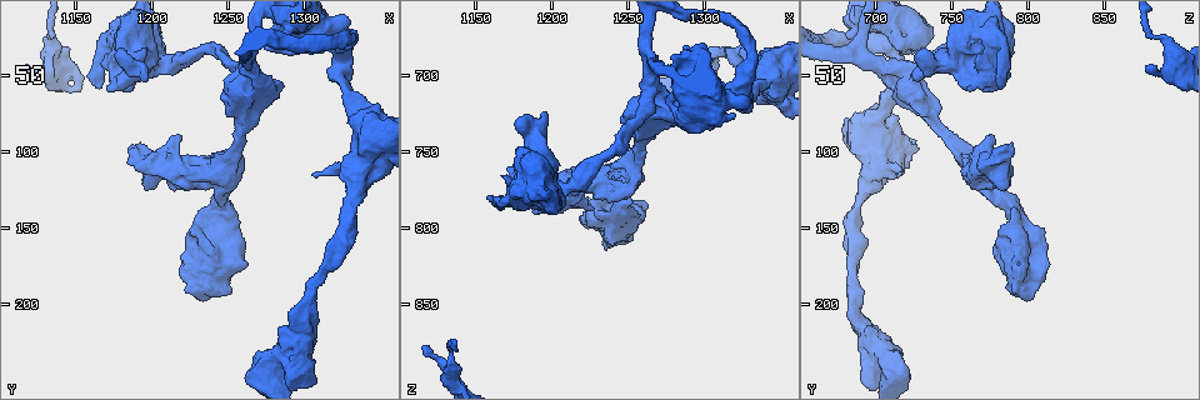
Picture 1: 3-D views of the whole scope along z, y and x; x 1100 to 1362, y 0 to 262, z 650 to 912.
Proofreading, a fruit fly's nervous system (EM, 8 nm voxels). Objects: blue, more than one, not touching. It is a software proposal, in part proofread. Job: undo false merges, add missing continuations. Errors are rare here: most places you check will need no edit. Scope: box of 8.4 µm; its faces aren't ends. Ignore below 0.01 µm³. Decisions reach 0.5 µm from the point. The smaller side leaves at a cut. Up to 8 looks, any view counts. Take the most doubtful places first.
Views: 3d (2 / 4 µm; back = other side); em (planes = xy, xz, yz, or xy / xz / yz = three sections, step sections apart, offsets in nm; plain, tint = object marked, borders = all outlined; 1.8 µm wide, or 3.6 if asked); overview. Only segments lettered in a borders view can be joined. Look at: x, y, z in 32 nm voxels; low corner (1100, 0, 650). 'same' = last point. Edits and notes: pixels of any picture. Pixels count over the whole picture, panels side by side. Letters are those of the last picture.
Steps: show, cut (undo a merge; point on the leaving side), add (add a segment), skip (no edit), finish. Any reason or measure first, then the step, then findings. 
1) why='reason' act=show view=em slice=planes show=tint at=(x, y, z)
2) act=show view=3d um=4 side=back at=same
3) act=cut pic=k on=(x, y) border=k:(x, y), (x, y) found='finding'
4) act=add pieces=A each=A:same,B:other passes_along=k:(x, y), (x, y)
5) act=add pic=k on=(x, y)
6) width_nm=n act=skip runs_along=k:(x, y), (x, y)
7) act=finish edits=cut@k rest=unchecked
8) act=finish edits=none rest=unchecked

act=show view=em um=3.6 slice=yz step=16 show=borders at=(1262, 48, 720)

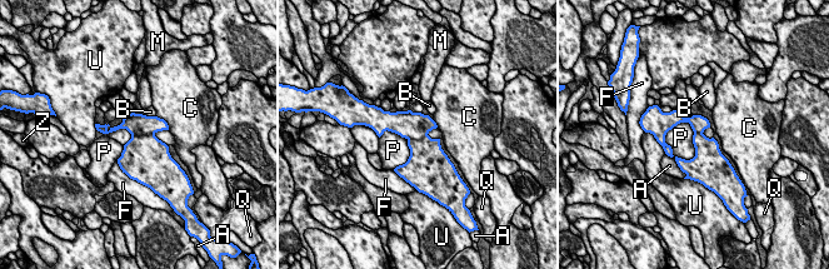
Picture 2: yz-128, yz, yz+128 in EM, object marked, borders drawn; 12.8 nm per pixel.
act=skip each=A:other,B:other,C:other,F:other,M:other,P:other,Q:other,U:other,Z:other border=2:(688, 121), (694, 155), (685, 160) found='continuous, no second neuron'

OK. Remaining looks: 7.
why='sudden change in width' act=show view=em slice=planes show=borders at=(1338, 102, 702)

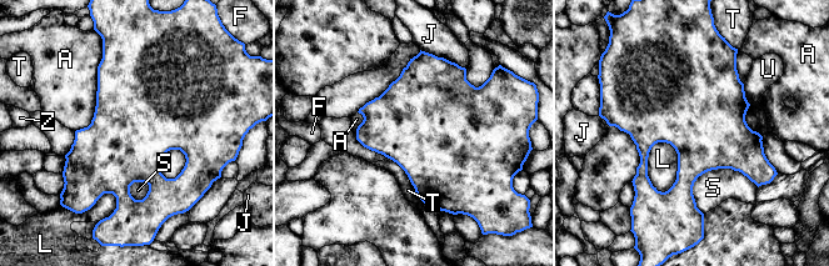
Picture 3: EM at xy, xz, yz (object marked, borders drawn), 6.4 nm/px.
longest_contact=A:550nm act=skip each=A:other,F:other,J:other,L:other,S:other,T:other,U:other,Z:other border=3:(658, 141), (648, 177), (664, 192) found='continuous, no second neuron'

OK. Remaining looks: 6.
why='thin neck' act=show view=em um=3.6 slice=yz step=16 show=tint at=(1252, 108, 760)

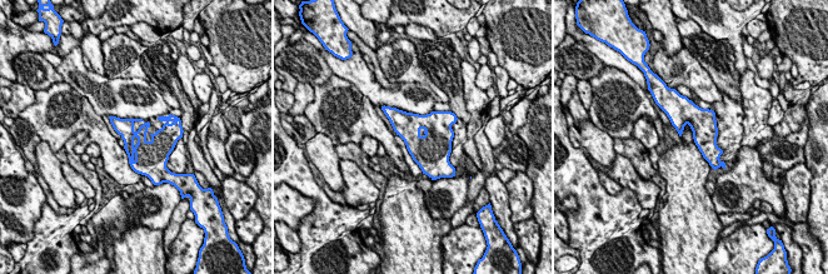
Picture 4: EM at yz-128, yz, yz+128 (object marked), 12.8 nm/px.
why='another direction' act=show view=em um=3.6 slice=planes show=borders at=same

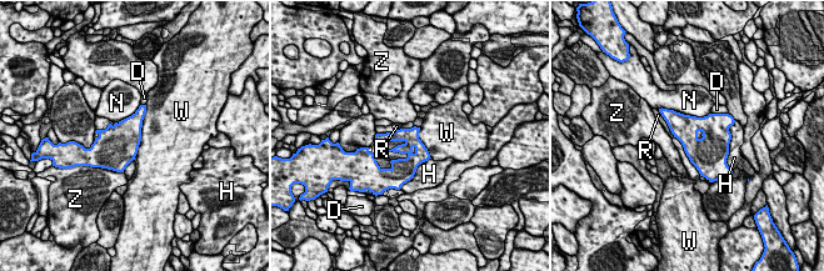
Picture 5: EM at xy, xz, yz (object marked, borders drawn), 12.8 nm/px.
width_nm=380 longest_contact=W:700nm act=skip each=D:other,H:other,N:other,R:other,W:other,Z:other found='all the same neuron'

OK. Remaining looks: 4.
act=finish edits=none rest=unchecked

